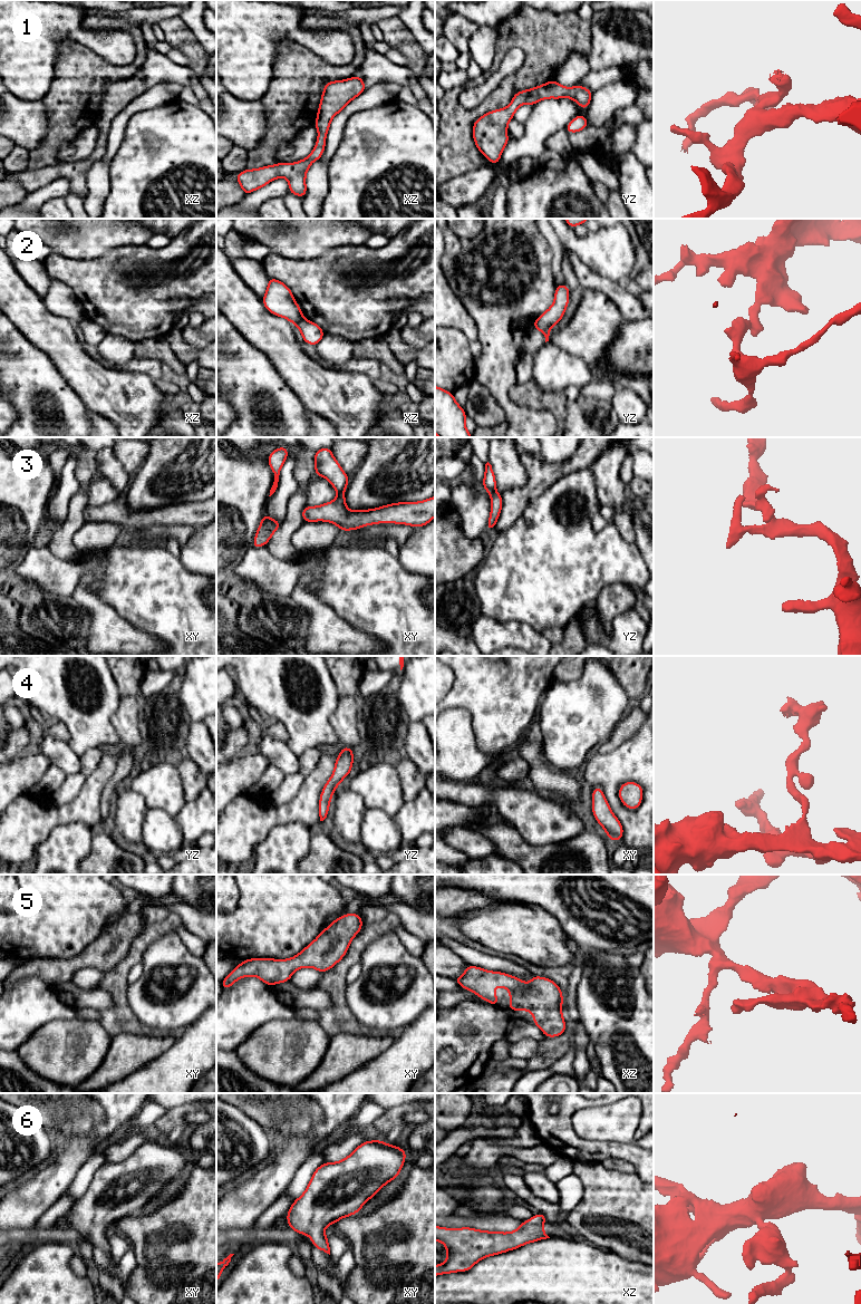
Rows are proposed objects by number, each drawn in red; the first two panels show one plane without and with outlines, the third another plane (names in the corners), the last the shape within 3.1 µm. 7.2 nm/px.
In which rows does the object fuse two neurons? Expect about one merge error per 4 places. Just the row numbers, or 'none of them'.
2, 3

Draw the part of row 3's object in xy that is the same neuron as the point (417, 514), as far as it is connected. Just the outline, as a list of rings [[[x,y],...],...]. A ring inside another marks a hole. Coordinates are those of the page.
[[[346,489],[329,503],[304,506],[301,512],[303,522],[327,521],[336,524],[340,531],[349,531],[376,523],[397,523],[420,528],[428,524],[435,516],[435,496],[420,502],[398,502],[371,510],[349,511],[346,506],[345,491]]]

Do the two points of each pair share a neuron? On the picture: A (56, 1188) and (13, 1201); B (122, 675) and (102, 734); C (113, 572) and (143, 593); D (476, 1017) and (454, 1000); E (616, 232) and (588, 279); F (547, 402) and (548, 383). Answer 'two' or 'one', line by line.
A: one
B: two
C: one
D: two
E: two
F: two

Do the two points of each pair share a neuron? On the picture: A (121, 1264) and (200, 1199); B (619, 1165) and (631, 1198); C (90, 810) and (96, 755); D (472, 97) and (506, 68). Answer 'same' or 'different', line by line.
A: different
B: different
C: different
D: same

